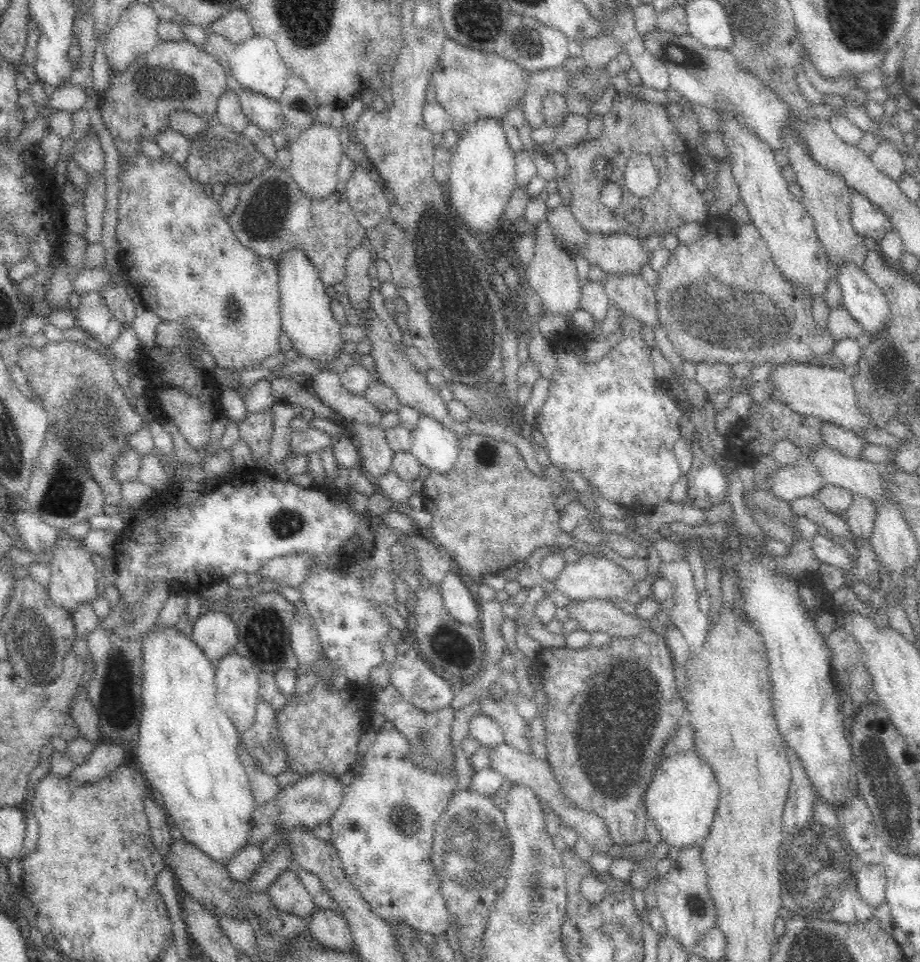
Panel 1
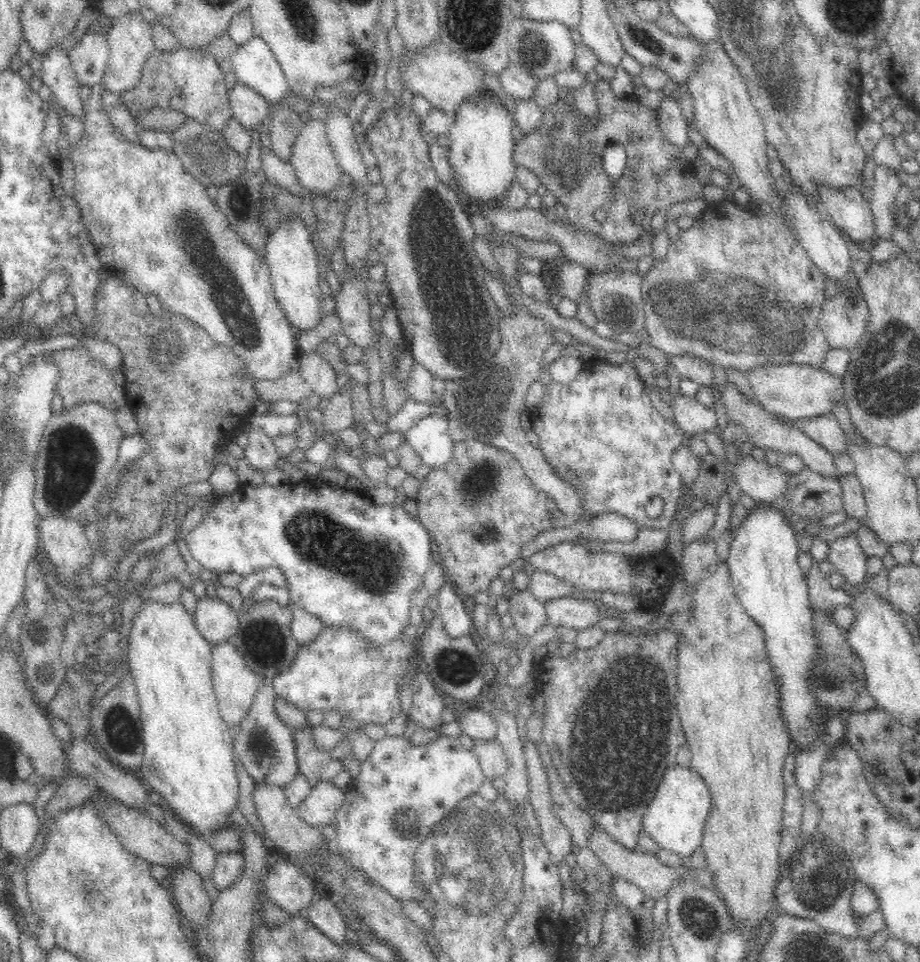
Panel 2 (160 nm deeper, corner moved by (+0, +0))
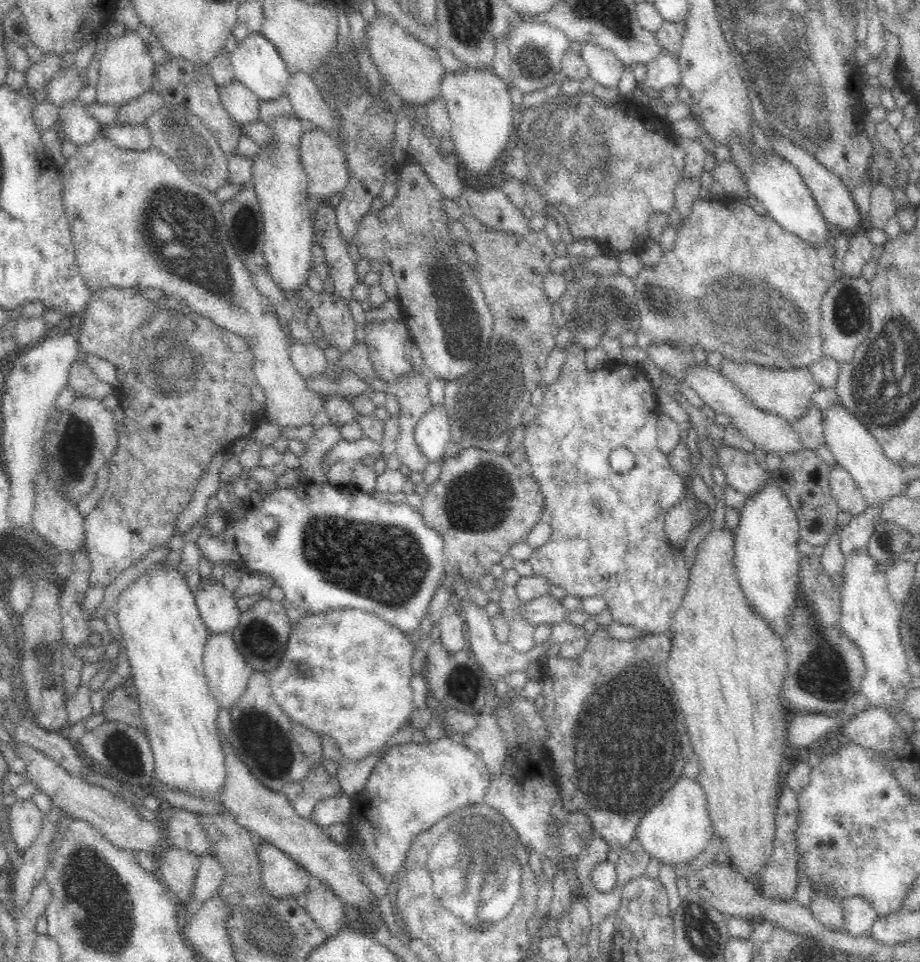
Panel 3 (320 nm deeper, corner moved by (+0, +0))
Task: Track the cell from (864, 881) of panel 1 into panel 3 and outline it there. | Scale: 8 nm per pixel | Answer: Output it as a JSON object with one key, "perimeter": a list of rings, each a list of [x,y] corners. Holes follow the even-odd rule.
{"perimeter":[[[848,898],[842,902],[843,928],[849,936],[862,938],[872,934],[877,917],[872,906],[862,898]]]}

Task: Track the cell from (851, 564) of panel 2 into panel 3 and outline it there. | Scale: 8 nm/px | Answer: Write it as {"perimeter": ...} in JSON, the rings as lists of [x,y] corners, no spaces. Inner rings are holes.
{"perimeter":[[[868,505],[862,514],[858,514],[843,527],[840,533],[840,546],[843,555],[848,557],[859,548],[867,546],[876,525],[881,520],[881,512],[884,505]]]}

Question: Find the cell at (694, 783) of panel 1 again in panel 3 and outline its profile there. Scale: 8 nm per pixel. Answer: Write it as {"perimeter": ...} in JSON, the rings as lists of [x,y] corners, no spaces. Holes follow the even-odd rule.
{"perimeter":[[[686,777],[664,793],[664,796],[648,809],[641,818],[635,832],[635,845],[641,845],[651,859],[660,863],[684,866],[692,858],[702,854],[710,844],[713,835],[712,821],[709,815],[707,798],[701,784]]]}

